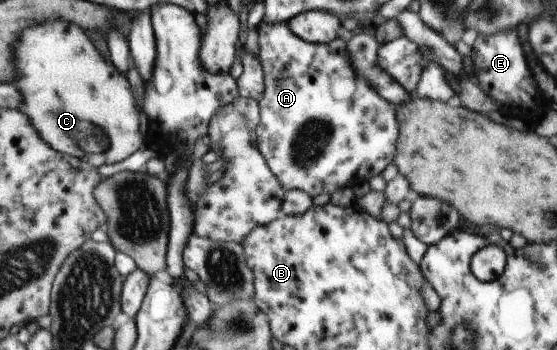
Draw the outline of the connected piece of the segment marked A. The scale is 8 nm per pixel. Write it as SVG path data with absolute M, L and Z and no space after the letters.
M261 21L257 27L257 44L258 52L255 56L259 61L262 68L262 75L264 80L264 91L261 100L258 102L260 107L260 124L257 126L256 132L256 147L261 152L264 159L267 161L268 167L272 172L277 172L277 180L283 186L285 191L297 189L305 192L311 198L317 195L328 194L343 190L343 188L352 188L353 184L361 184L361 182L368 182L373 176L381 174L381 170L393 160L393 154L396 154L397 138L397 121L396 113L394 112L394 104L383 100L380 96L376 95L374 89L369 86L359 77L352 66L350 65L346 50L345 43L341 39L332 40L328 43L310 43L301 40L289 27L287 23L276 22L269 24Z

